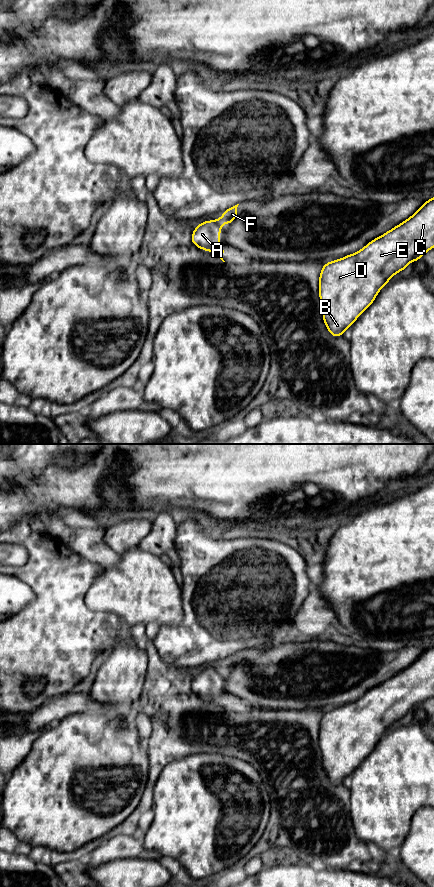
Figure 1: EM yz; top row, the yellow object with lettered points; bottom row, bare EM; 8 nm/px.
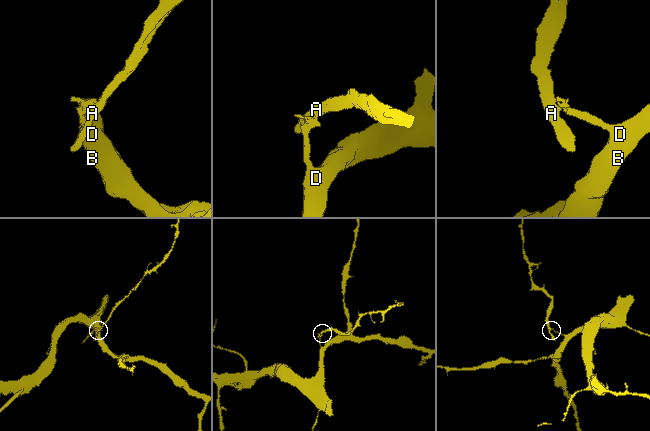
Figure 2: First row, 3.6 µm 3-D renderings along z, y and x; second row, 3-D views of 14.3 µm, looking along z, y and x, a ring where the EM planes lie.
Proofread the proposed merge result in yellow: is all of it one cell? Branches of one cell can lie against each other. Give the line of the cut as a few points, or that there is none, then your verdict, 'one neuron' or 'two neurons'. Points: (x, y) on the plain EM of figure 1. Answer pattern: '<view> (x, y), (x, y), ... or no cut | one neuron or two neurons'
yz (215, 668), (220, 678) | two neurons

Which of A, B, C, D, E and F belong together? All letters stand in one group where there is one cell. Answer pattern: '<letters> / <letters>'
A / B C D E F

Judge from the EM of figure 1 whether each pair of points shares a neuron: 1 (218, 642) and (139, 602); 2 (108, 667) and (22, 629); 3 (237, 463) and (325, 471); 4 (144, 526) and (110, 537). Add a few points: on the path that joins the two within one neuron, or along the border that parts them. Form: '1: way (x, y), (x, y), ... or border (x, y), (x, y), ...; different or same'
1: border (182, 599), (182, 619), (178, 623), (161, 625); different
2: border (116, 639), (99, 655); different
3: way (259, 463), (303, 463); same
4: way (136, 529), (118, 537); same

